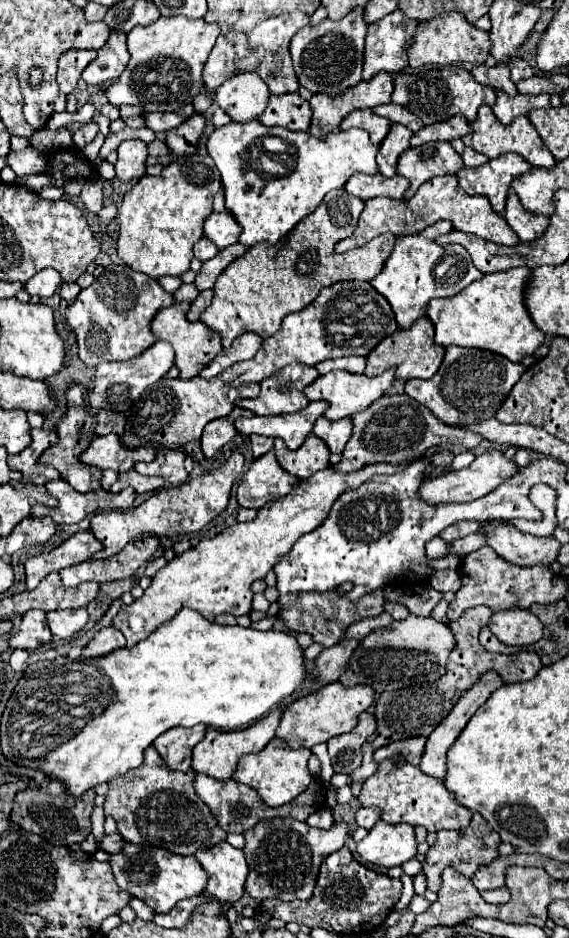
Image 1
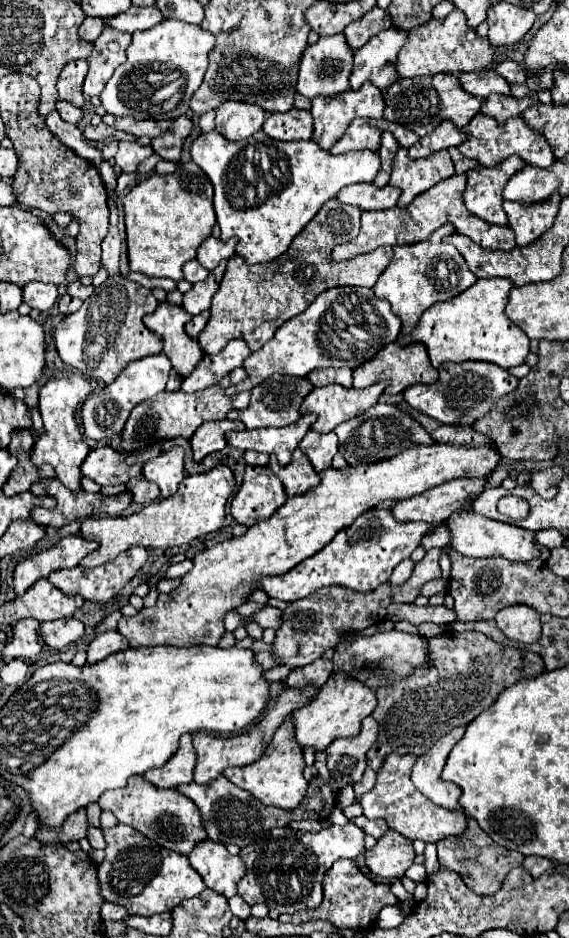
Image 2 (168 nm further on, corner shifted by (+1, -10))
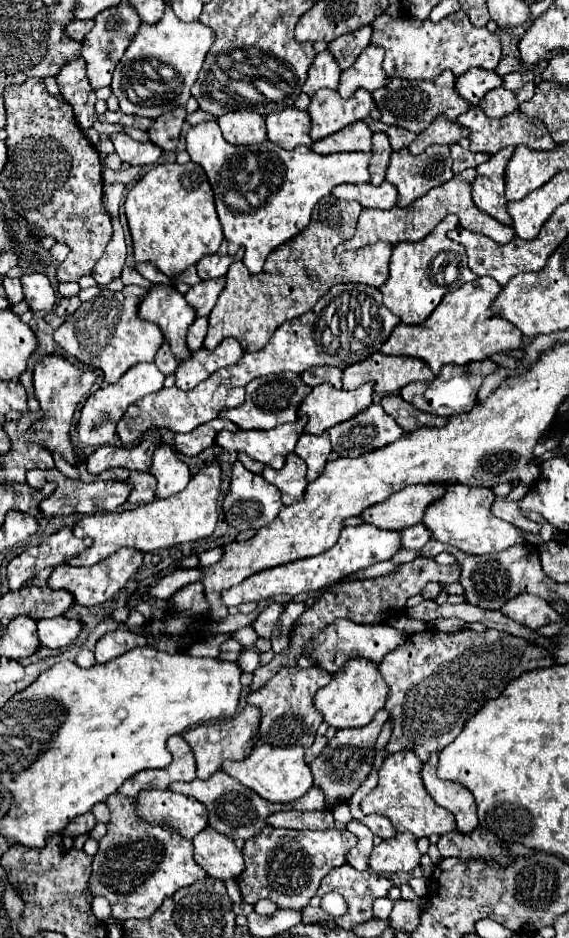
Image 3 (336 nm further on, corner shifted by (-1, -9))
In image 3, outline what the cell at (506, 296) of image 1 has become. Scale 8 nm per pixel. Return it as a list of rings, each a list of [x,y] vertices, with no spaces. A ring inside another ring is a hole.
[[[477,277],[477,281],[471,281],[447,293],[447,297],[443,297],[435,313],[431,313],[431,317],[425,323],[421,325],[399,323],[399,327],[381,347],[381,353],[419,357],[437,375],[445,363],[465,365],[471,361],[489,359],[495,353],[509,353],[513,349],[519,349],[523,345],[523,333],[515,325],[497,317],[491,311],[491,305],[501,293],[501,289],[503,287],[495,279]]]

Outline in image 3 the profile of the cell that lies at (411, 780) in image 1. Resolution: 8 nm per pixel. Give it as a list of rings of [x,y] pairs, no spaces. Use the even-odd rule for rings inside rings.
[[[403,751],[395,755],[387,755],[381,769],[379,769],[379,783],[377,787],[361,801],[363,813],[377,813],[387,817],[397,833],[413,833],[415,837],[431,837],[431,835],[445,835],[455,831],[453,815],[439,807],[423,787],[421,781],[421,761],[413,751]]]

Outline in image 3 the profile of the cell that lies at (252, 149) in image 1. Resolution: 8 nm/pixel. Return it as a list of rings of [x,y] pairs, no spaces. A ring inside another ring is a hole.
[[[217,121],[191,127],[185,139],[191,161],[205,169],[213,187],[229,253],[235,255],[239,247],[245,247],[243,263],[251,273],[261,273],[267,255],[307,227],[315,205],[329,195],[333,187],[339,183],[367,183],[371,177],[371,153],[319,155],[305,145],[287,151],[271,141],[235,147],[223,139]]]

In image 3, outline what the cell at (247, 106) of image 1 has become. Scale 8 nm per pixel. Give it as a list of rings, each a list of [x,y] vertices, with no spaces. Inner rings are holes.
[[[229,111],[217,119],[223,137],[233,145],[257,145],[265,137],[265,119],[255,111]]]

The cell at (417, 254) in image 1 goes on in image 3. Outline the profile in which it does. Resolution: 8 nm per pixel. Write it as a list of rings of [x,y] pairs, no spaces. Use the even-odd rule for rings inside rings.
[[[447,215],[425,239],[417,243],[399,243],[393,247],[389,279],[379,287],[379,291],[383,293],[383,305],[399,315],[403,323],[421,325],[447,293],[477,279],[477,275],[467,267],[465,247],[447,239],[447,231],[455,227],[457,217]]]

